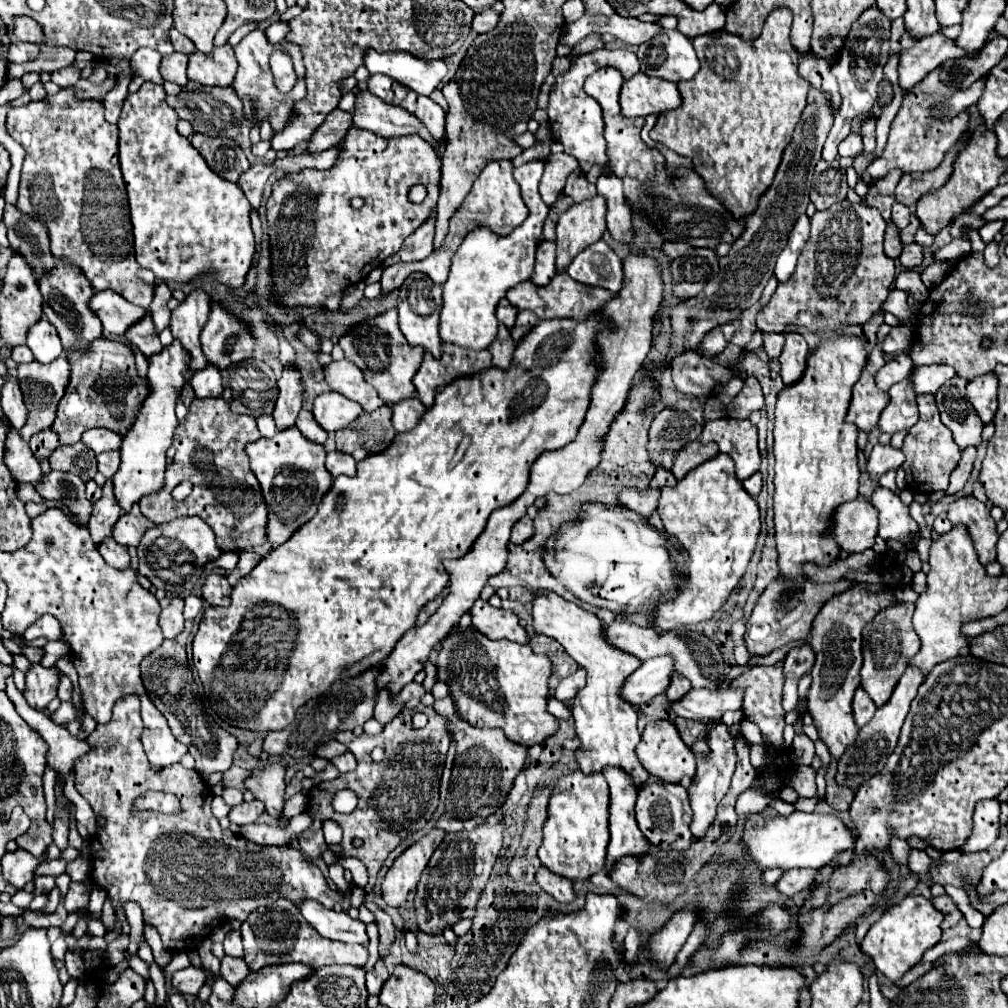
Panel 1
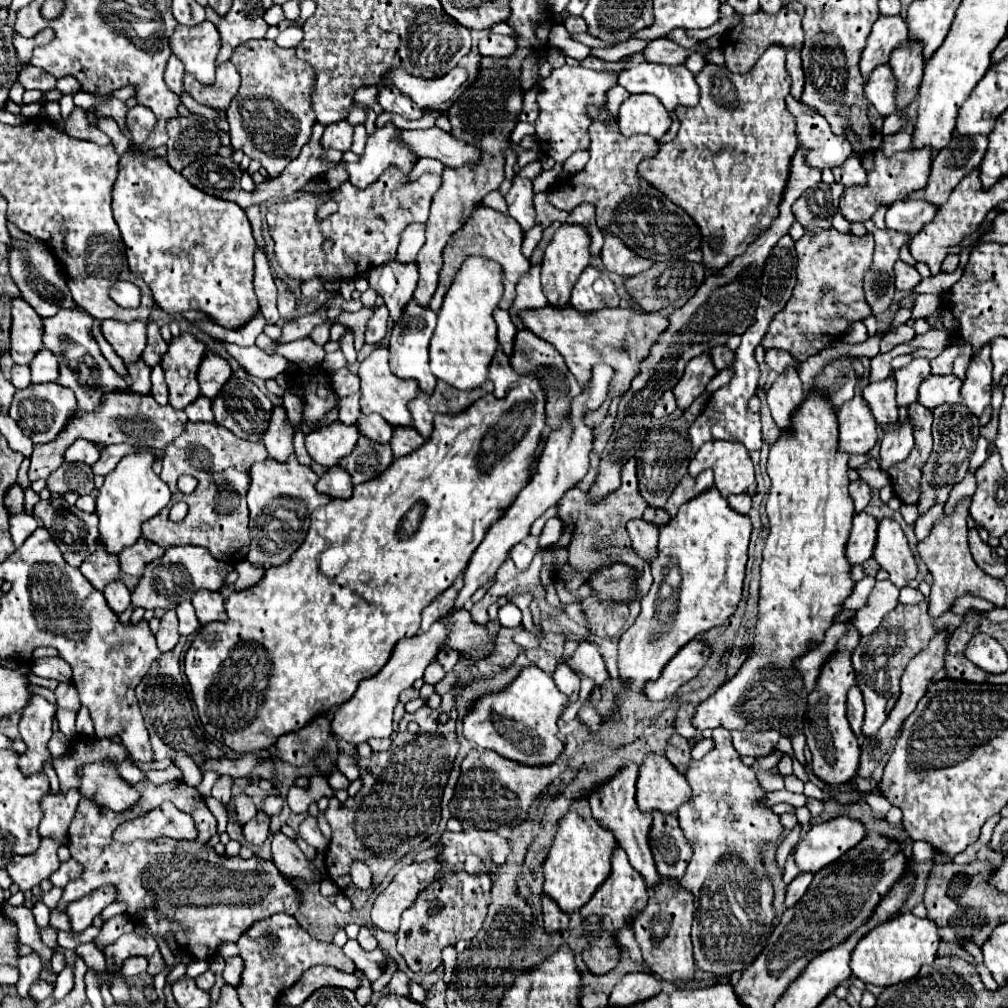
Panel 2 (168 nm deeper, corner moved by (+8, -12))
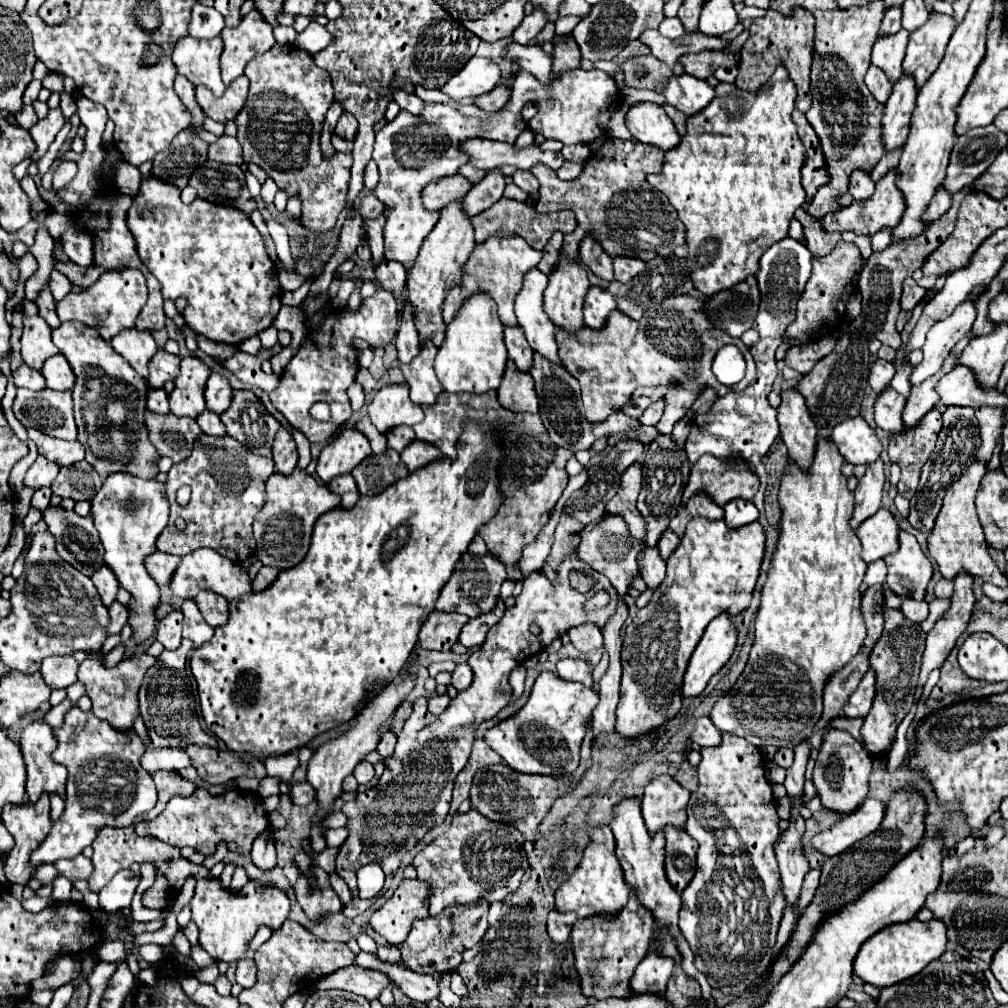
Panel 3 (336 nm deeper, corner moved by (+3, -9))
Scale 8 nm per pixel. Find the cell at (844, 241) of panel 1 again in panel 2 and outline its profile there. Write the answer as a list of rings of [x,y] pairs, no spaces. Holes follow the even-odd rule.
[[[836,229],[830,231],[820,231],[820,233],[804,233],[800,241],[796,241],[796,253],[798,253],[798,281],[792,291],[790,301],[786,303],[786,309],[774,317],[770,323],[770,333],[762,339],[764,349],[784,349],[792,357],[798,357],[798,361],[806,361],[810,355],[816,355],[818,351],[824,349],[822,339],[830,337],[832,341],[842,335],[846,327],[852,323],[864,319],[870,315],[870,307],[864,301],[864,289],[862,289],[862,277],[866,269],[870,267],[872,261],[872,251],[874,251],[874,239],[868,233],[866,237],[856,237],[852,233],[838,233]]]

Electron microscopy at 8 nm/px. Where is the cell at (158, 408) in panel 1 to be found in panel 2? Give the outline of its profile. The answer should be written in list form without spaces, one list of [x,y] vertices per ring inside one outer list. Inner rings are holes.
[[[150,451],[128,455],[106,475],[104,485],[98,489],[96,515],[100,517],[100,541],[110,555],[118,555],[124,547],[134,545],[142,537],[142,523],[158,515],[170,501],[170,489],[152,471],[152,463]]]

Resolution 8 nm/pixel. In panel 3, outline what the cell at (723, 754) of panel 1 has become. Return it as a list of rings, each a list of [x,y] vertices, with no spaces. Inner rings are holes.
[[[723,734],[723,742],[713,748],[701,748],[701,756],[701,764],[697,766],[699,788],[689,798],[685,824],[687,834],[699,842],[699,848],[695,876],[681,892],[683,908],[679,912],[679,928],[695,954],[695,966],[707,974],[709,984],[723,994],[739,996],[769,968],[785,908],[781,874],[775,858],[775,842],[781,836],[779,816],[775,812],[771,784],[765,778],[765,758],[759,748],[753,748],[735,734]],[[723,826],[731,826],[741,840],[739,848],[731,848],[731,856],[723,856]]]

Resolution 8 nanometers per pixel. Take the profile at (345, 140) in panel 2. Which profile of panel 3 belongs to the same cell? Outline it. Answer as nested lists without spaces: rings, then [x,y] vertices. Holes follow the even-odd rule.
[[[343,114],[335,126],[335,134],[345,140],[353,140],[357,134],[357,120],[351,114]]]

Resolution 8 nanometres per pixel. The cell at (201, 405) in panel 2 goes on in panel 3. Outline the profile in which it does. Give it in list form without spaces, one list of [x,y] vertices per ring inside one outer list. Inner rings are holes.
[[[205,410],[203,414],[199,414],[197,424],[201,426],[201,430],[203,430],[205,434],[215,434],[215,436],[225,434],[225,426],[223,426],[221,418],[219,418],[217,414],[211,414],[209,410]]]

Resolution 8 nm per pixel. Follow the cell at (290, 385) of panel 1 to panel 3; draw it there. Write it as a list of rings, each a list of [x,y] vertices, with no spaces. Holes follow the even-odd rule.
[[[279,428],[273,440],[273,462],[281,474],[291,474],[297,466],[297,446],[289,428]]]

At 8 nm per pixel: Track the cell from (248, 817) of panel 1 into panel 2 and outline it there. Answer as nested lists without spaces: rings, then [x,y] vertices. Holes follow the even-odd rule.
[[[256,813],[244,827],[242,833],[252,847],[262,847],[270,835],[270,817],[266,813]]]

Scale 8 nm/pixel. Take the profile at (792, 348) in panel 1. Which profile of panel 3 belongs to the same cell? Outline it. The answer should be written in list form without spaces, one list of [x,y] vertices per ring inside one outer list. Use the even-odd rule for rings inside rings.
[[[787,388],[781,392],[777,416],[781,424],[781,438],[789,450],[789,458],[795,460],[801,468],[809,468],[815,454],[817,426],[799,390]]]

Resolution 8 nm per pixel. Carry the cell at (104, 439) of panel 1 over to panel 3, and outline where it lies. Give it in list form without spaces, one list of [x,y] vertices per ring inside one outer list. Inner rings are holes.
[[[29,430],[29,438],[37,444],[37,450],[47,460],[59,464],[59,466],[71,466],[79,460],[85,460],[85,450],[79,440],[67,442],[59,438],[51,438],[47,434],[41,434],[39,430]]]

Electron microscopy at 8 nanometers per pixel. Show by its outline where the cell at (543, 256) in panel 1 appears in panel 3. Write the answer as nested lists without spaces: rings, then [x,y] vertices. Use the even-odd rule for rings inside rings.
[[[531,268],[523,278],[523,288],[515,298],[515,316],[519,326],[523,328],[529,346],[543,354],[545,358],[559,362],[557,344],[555,344],[555,324],[547,318],[543,310],[543,292],[547,286],[547,276]]]

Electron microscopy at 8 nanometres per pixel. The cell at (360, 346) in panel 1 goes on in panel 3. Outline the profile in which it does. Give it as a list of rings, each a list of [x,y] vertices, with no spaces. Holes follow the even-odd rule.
[[[405,382],[385,384],[381,390],[377,390],[373,400],[367,404],[367,414],[381,434],[395,426],[413,426],[423,420],[423,410],[411,402]]]

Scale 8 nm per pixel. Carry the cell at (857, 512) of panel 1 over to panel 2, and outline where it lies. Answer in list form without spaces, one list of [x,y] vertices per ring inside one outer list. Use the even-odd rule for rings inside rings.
[[[864,511],[854,515],[852,533],[850,533],[850,539],[846,545],[846,557],[852,565],[864,563],[874,555],[876,531],[878,531],[878,519],[876,517],[872,517]]]

